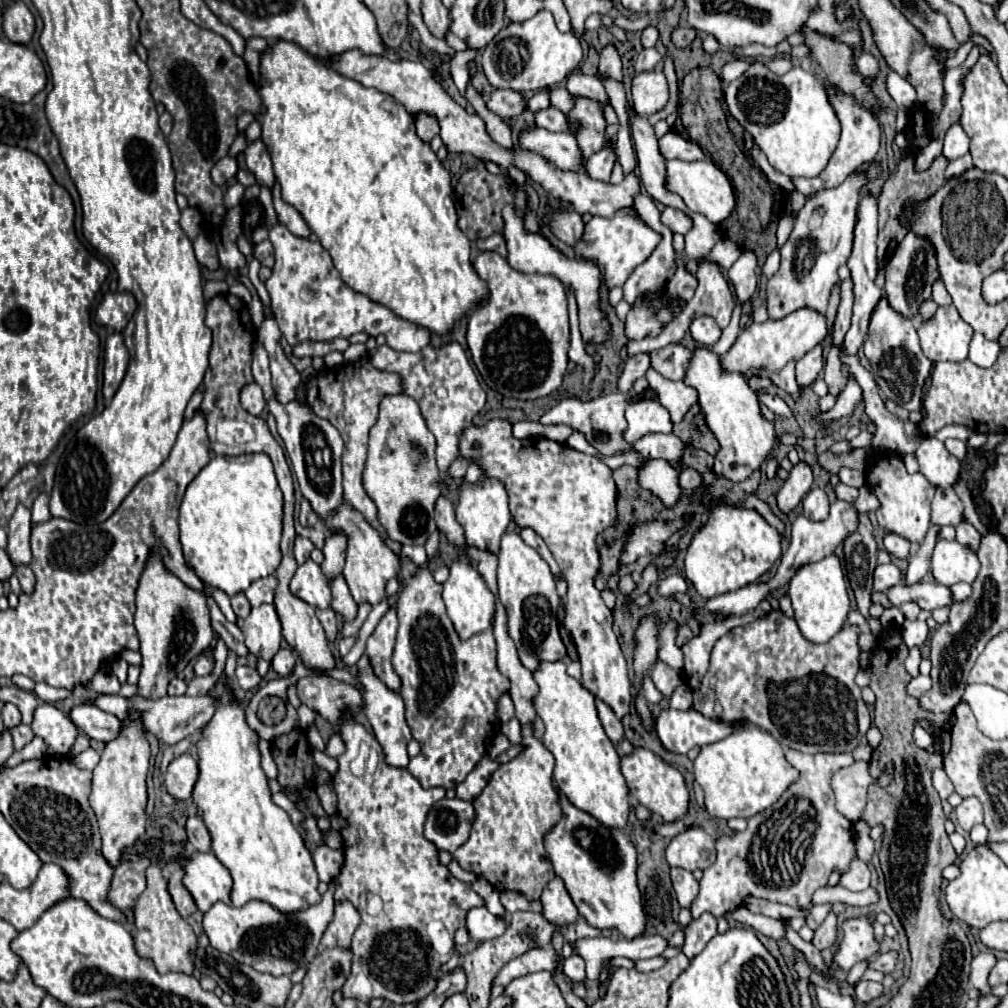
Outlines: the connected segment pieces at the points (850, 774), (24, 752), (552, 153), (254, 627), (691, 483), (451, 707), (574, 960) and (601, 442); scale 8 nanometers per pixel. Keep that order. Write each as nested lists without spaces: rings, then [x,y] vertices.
[[[855,762],[832,777],[831,788],[835,792],[835,806],[853,824],[861,820],[869,784],[871,776],[865,762]]]
[[[33,738],[25,748],[17,750],[17,752],[7,760],[7,764],[5,764],[3,768],[7,768],[7,766],[17,766],[17,764],[21,764],[21,762],[25,762],[25,760],[41,760],[41,758],[45,756],[45,752],[47,752],[47,748],[45,748],[43,740]]]
[[[545,128],[521,130],[517,144],[525,150],[533,150],[559,168],[571,168],[573,172],[585,172],[583,156],[579,156],[579,146],[575,144],[575,136],[569,132],[549,132]]]
[[[261,604],[251,610],[243,624],[245,646],[251,654],[263,660],[271,660],[281,644],[281,622],[273,604]]]
[[[685,468],[681,472],[681,476],[679,476],[679,482],[681,482],[681,486],[685,490],[693,490],[693,488],[697,488],[701,484],[701,474],[697,470],[693,470],[693,468]]]
[[[401,558],[401,568],[403,572],[399,572],[397,578],[405,586],[397,602],[399,630],[393,654],[393,668],[403,682],[401,696],[407,708],[409,728],[413,732],[413,738],[421,744],[421,752],[409,760],[407,770],[419,780],[423,788],[441,786],[449,790],[467,778],[467,774],[485,756],[487,746],[499,732],[497,700],[509,692],[509,680],[497,668],[497,644],[493,636],[495,618],[485,632],[461,640],[445,612],[445,604],[441,600],[443,586],[433,580],[433,574],[427,568],[419,568],[409,560]]]
[[[572,955],[565,959],[563,971],[574,982],[584,981],[585,979],[578,979],[578,975],[585,975],[585,963],[579,955]]]
[[[621,392],[605,394],[605,396],[599,396],[599,398],[589,400],[589,402],[581,402],[577,398],[565,398],[557,406],[553,406],[551,410],[547,410],[541,416],[539,422],[545,424],[545,426],[549,426],[549,424],[567,424],[573,430],[583,432],[587,436],[587,440],[597,448],[597,451],[601,455],[611,456],[615,452],[621,452],[621,450],[629,448],[629,444],[621,436],[621,430],[627,426],[625,416],[623,416],[625,404],[627,404],[627,396],[621,394]]]

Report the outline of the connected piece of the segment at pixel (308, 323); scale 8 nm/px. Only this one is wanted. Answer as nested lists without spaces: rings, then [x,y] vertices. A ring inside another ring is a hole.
[[[283,224],[269,230],[269,240],[275,248],[273,276],[265,282],[271,298],[275,320],[289,346],[299,342],[331,342],[365,332],[371,336],[383,334],[393,350],[419,352],[429,344],[431,334],[407,320],[399,320],[389,308],[371,302],[367,296],[349,288],[335,270],[329,252],[319,242],[309,242],[291,234]]]

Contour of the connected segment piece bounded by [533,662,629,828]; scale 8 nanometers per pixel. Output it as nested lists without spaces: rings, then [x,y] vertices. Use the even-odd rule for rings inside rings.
[[[555,662],[539,664],[539,672],[533,672],[539,684],[535,710],[545,724],[543,744],[555,756],[553,780],[573,806],[595,816],[607,828],[625,828],[629,818],[629,788],[619,770],[619,754],[599,722],[593,694],[567,676],[565,670],[565,662]]]

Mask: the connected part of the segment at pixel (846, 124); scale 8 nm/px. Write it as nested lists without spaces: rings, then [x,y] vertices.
[[[825,84],[823,86],[825,92],[827,92],[827,98],[839,118],[839,124],[841,124],[841,140],[827,164],[827,168],[823,170],[823,174],[815,176],[815,178],[791,178],[793,182],[793,188],[805,196],[809,196],[811,192],[817,192],[819,188],[835,188],[839,186],[853,170],[857,170],[859,164],[863,162],[869,162],[875,158],[879,146],[881,146],[881,124],[879,124],[879,114],[873,112],[871,108],[865,108],[857,98],[853,98],[851,94],[843,94],[841,90],[837,90],[835,86],[829,86]]]

